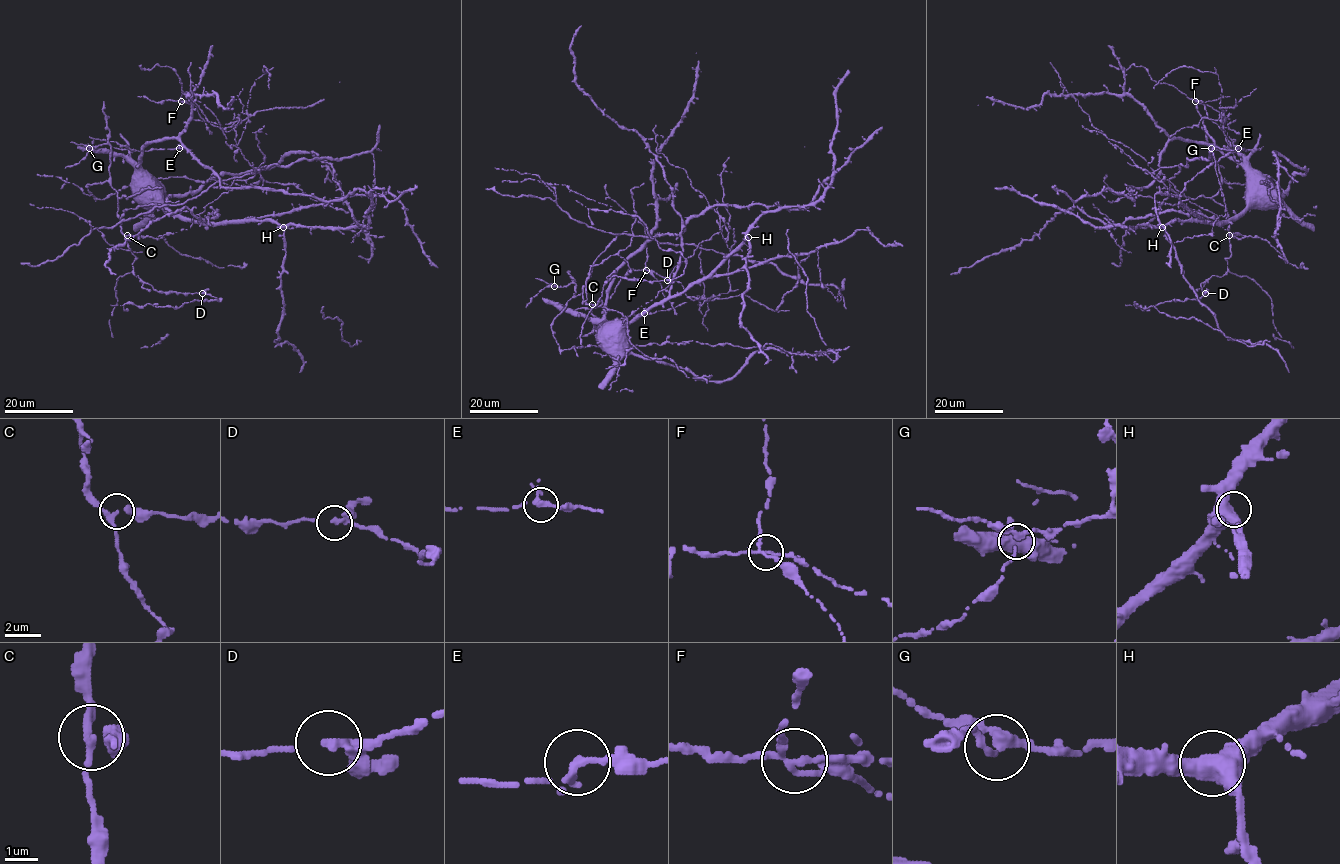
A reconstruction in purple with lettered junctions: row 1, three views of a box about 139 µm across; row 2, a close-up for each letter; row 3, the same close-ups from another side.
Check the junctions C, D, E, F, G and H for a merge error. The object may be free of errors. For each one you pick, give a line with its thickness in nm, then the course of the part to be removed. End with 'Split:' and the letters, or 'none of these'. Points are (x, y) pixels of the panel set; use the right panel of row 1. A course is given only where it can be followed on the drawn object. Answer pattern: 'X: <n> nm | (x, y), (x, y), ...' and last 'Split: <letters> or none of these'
F: 190 nm
Split: F

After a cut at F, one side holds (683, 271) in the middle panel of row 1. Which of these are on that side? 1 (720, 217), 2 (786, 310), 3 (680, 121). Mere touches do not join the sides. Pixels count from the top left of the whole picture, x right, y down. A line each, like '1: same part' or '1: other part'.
1: other part
2: other part
3: same part

